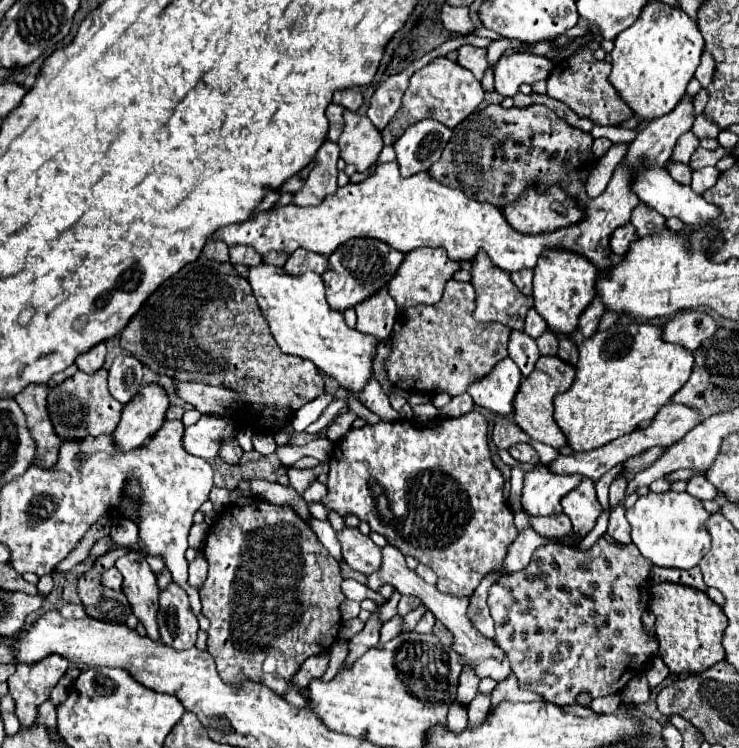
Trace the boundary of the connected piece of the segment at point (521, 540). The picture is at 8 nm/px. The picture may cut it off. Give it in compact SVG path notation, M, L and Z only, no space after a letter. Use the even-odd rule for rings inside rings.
M522 530L518 534L518 538L512 542L512 546L508 548L508 556L502 564L500 570L506 570L506 572L516 572L516 570L522 570L528 566L530 558L532 558L532 552L544 544L550 544L550 542L556 542L560 538L544 538L540 534L536 534L534 530Z

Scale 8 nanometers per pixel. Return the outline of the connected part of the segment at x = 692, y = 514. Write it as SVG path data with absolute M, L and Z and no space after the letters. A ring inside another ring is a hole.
M648 492L636 500L636 504L626 512L626 518L632 526L632 542L654 566L688 570L698 566L710 552L710 532L706 530L710 512L702 506L702 500L688 492Z

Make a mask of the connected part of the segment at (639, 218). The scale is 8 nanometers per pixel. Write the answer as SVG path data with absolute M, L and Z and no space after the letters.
M640 202L634 212L632 212L632 224L636 228L636 232L640 236L650 236L650 234L658 234L664 228L664 220L656 210L650 210L644 202Z

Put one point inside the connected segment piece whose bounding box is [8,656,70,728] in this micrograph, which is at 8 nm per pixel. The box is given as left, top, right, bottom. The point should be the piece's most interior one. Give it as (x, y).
(30, 685)

